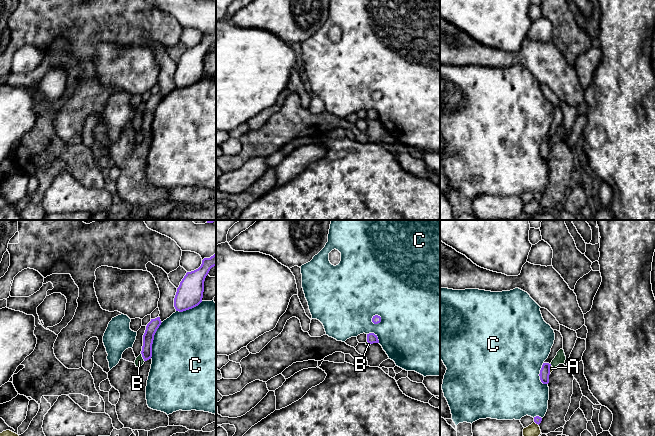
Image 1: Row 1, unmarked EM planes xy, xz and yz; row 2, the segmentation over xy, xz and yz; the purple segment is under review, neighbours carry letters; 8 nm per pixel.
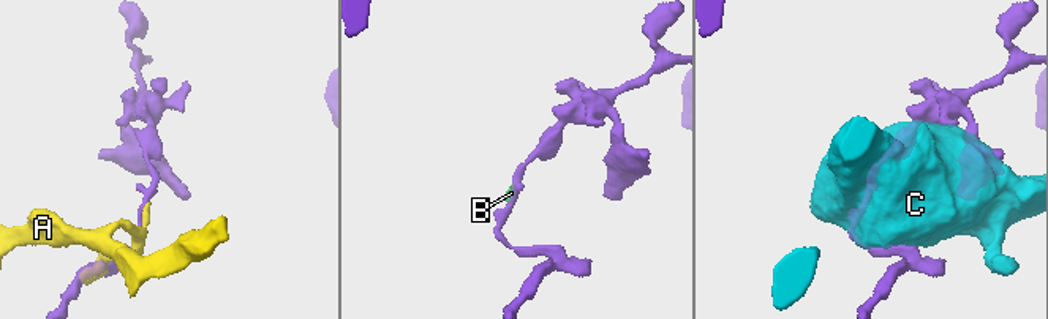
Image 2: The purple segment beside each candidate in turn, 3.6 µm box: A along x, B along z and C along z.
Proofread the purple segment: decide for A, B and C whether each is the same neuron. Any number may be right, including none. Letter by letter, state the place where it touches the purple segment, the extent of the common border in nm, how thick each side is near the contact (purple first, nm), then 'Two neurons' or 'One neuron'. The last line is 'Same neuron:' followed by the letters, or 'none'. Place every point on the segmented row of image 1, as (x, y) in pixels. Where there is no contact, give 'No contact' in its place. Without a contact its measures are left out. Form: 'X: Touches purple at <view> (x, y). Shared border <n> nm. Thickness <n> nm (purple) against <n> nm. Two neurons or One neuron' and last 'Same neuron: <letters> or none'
A: Touches purple at yz (549, 369). Shared border 70 nm. Thickness 80 nm (purple) against 30 nm. Two neurons
B: Touches purple at xy (142, 356). Shared border 80 nm. Thickness 90 nm (purple) against 70 nm. Two neurons
C: Touches purple at xy (153, 339). Shared border 320 nm. Thickness 90 nm (purple) against 500 nm. Two neurons
Same neuron: none

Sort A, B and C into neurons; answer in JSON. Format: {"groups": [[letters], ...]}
{"groups": [["A", "B"], ["C"]]}

